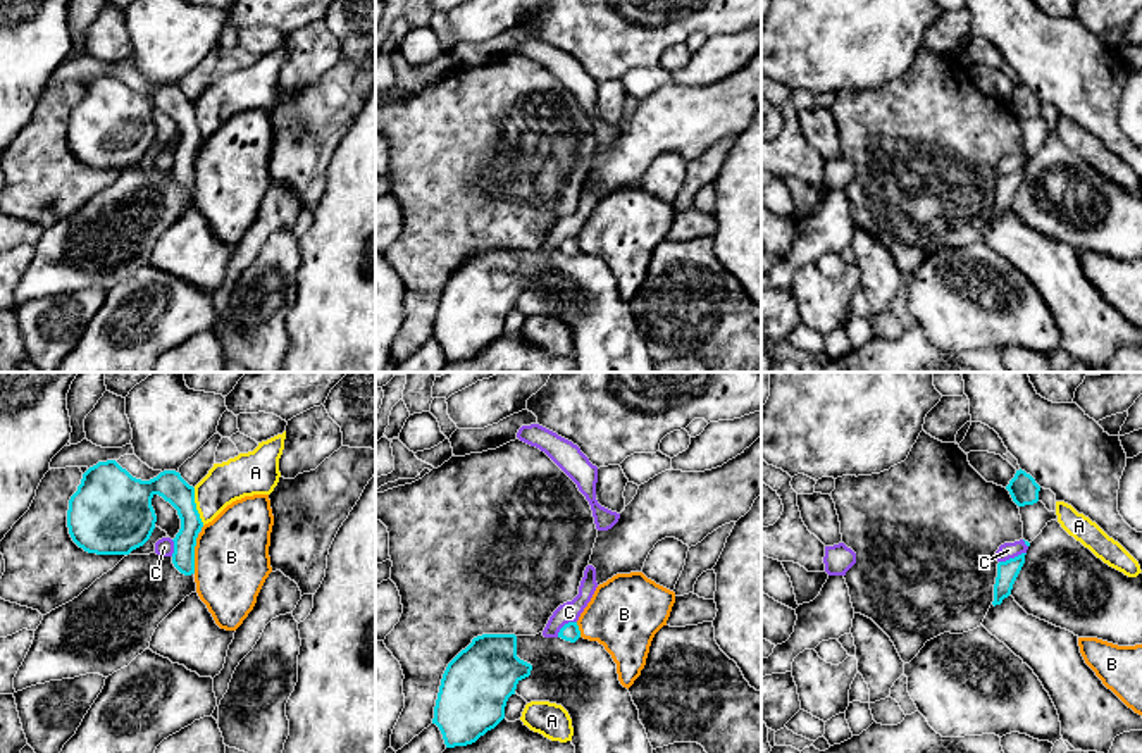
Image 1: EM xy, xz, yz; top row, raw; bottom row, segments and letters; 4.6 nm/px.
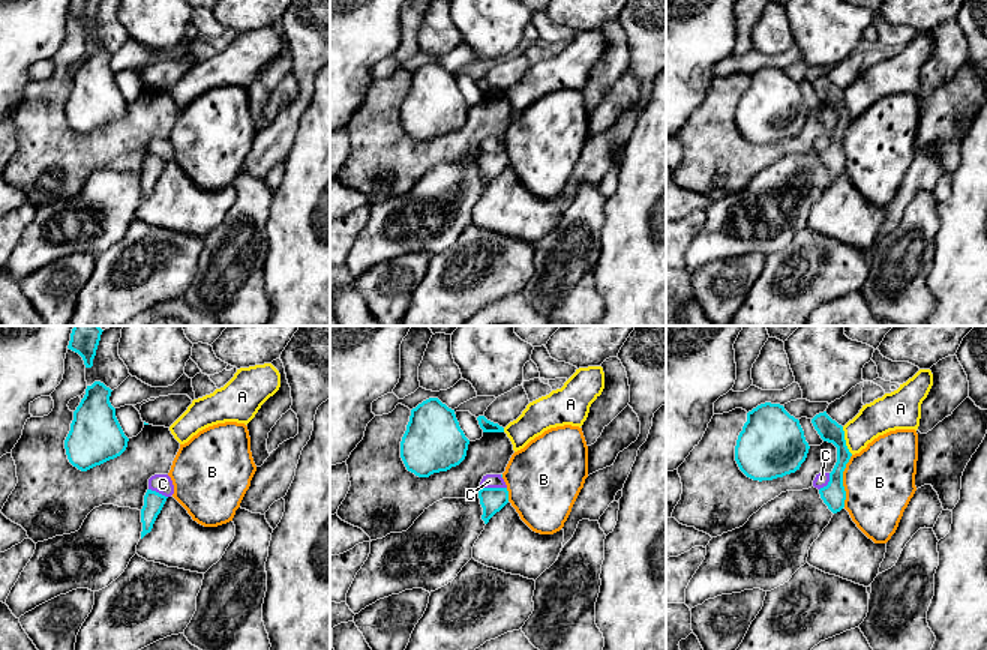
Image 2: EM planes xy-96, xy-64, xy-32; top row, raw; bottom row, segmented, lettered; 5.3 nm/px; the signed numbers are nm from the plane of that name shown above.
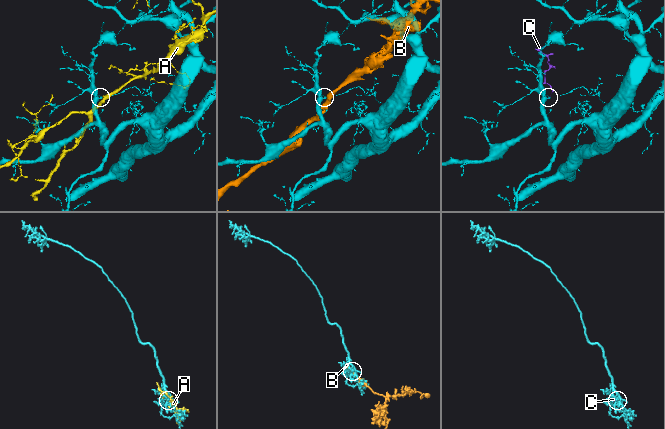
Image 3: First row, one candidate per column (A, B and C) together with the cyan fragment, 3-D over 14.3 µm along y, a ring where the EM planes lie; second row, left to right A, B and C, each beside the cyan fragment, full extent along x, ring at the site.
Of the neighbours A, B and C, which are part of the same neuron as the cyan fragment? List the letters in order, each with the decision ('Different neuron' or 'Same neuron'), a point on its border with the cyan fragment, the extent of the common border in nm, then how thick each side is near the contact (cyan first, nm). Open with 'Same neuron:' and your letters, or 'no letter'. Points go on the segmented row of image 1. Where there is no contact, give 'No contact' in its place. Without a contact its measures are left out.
Same neuron: C
A: Different neuron. Touches cyan at xy (195, 507). Shared border 180 nm. Thickness 140 nm (cyan) against 190 nm
B: Different neuron. Touches cyan at xy (193, 553). Shared border 190 nm. Thickness 110 nm (cyan) against 360 nm
C: Same neuron. Touches cyan at yz (1011, 559). Shared border 140 nm. Thickness 100 nm (cyan) against 80 nm

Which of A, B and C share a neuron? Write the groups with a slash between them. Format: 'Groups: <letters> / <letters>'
Groups: A / B / C

